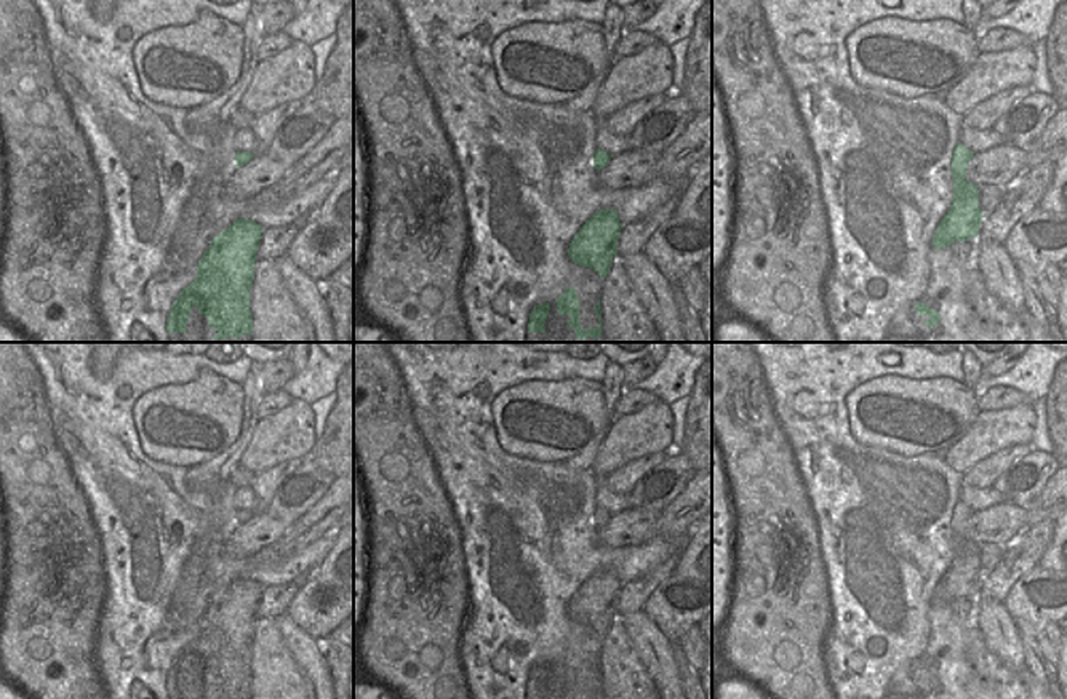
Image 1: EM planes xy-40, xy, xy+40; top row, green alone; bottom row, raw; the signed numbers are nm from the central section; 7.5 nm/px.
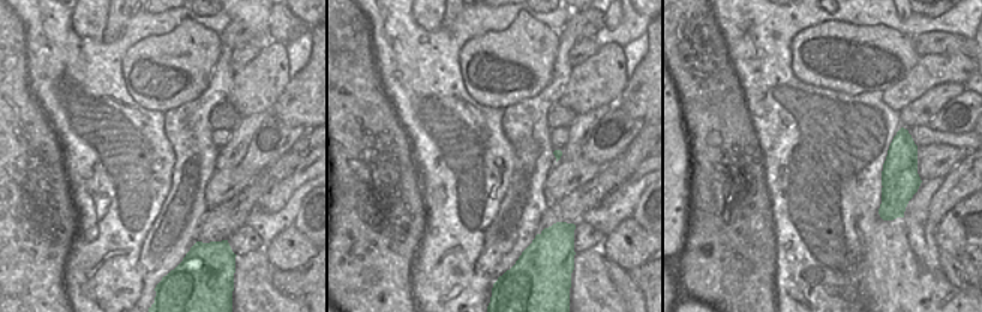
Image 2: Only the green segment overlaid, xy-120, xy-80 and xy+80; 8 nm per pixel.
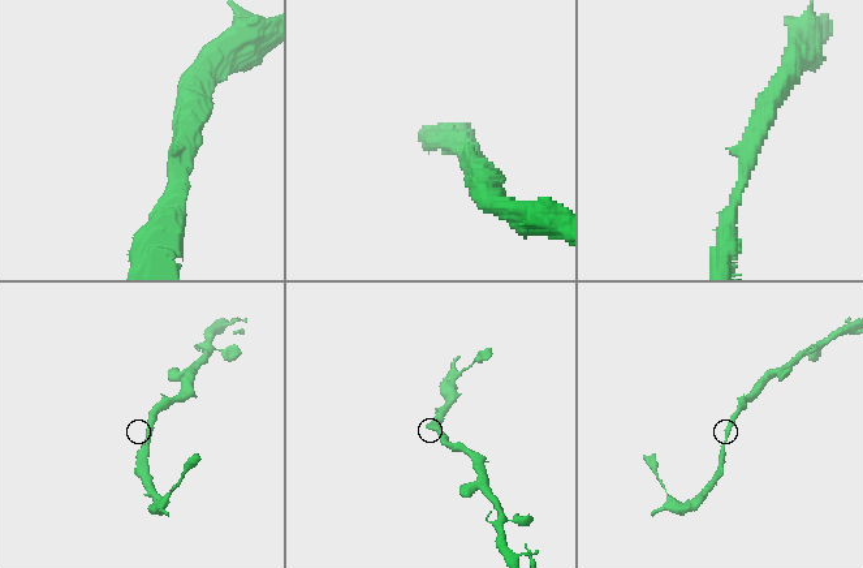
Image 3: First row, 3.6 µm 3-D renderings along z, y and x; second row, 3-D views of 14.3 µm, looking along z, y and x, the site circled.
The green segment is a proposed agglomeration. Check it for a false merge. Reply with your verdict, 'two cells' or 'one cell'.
one cell

